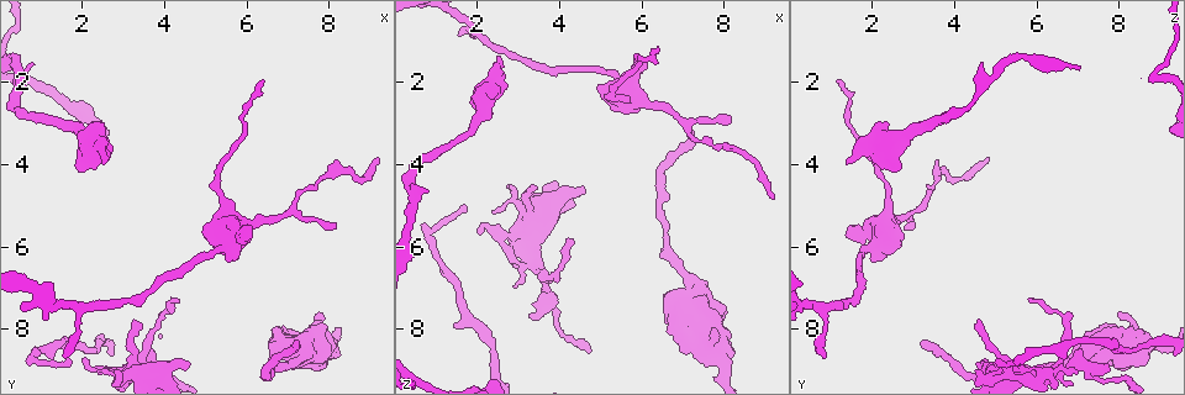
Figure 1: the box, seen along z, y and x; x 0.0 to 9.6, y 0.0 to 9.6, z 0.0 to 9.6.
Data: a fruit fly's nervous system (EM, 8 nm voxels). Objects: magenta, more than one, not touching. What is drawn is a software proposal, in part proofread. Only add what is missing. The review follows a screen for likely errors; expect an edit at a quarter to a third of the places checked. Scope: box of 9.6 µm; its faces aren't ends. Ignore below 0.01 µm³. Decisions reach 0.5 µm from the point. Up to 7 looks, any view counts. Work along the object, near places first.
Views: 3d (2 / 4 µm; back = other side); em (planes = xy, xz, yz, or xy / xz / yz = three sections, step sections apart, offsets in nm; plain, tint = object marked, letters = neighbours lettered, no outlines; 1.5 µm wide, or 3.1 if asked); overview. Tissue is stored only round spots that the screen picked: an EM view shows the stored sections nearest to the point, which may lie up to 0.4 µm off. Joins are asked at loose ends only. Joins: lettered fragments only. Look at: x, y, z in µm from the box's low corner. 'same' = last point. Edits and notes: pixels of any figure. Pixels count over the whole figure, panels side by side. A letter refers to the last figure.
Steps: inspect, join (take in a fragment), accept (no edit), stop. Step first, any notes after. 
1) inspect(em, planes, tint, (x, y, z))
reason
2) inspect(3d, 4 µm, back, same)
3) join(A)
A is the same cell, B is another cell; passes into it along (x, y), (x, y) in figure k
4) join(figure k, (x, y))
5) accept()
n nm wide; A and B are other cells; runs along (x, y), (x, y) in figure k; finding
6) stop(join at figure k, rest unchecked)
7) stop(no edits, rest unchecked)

inspect(em, planes, letters, (1.65, 8.70, 0.85))
thin end

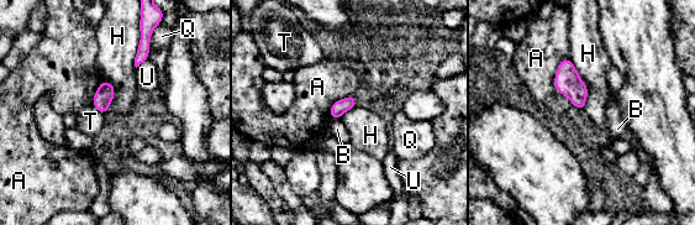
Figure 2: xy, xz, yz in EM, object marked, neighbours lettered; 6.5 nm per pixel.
accept()
A, B, H, Q, T and U are other cells; border along (568, 58), (586, 87), (584, 109) in figure 2; none of them fits

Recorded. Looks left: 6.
inspect(3d, 2 µm, (7.20, 8.30, 3.20))
end of a long branch

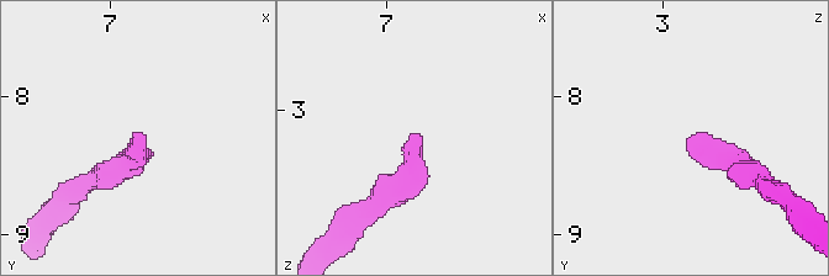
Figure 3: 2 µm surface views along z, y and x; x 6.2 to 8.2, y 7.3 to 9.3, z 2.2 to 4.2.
inspect(em, planes, tint, (7.24, 8.32, 3.20))
shape alone is not enough

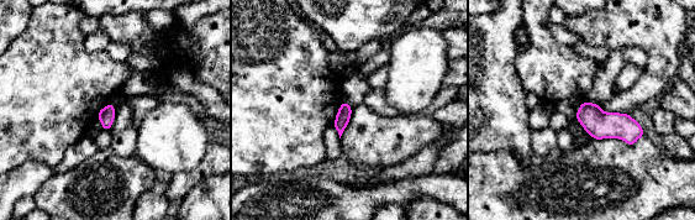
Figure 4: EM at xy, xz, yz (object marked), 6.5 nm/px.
inspect(em, planes, letters, same)
what lies round it

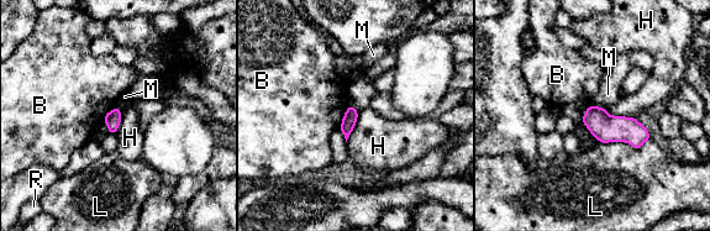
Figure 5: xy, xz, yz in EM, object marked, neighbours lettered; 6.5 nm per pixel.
accept()
B, H, L, M and R are other cells; border along (605, 109), (611, 115), (635, 117) in figure 5; no lettered fragment goes on from it

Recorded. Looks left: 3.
inspect(3d, 4 µm, (3.35, 8.80, 7.60))
free end

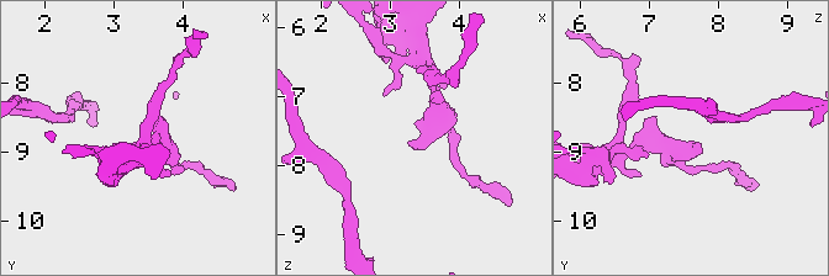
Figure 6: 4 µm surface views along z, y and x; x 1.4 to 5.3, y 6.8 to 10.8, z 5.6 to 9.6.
inspect(em, planes, letters, (3.30, 8.85, 7.65))
shape alone is not enough

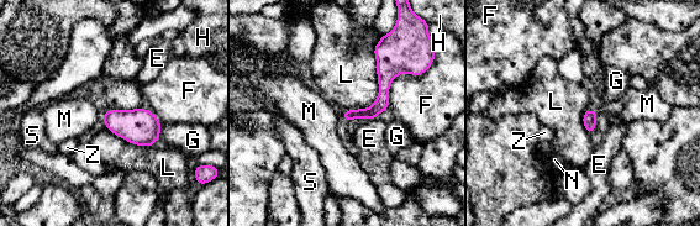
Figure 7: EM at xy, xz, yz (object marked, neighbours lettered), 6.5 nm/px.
accept()
E, F, G, H, L, M, N, S and Z are other cells; runs along (385, 46), (383, 100), (347, 117) in figure 7; none of them fits

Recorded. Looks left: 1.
stop(no edits, rest unchecked)

